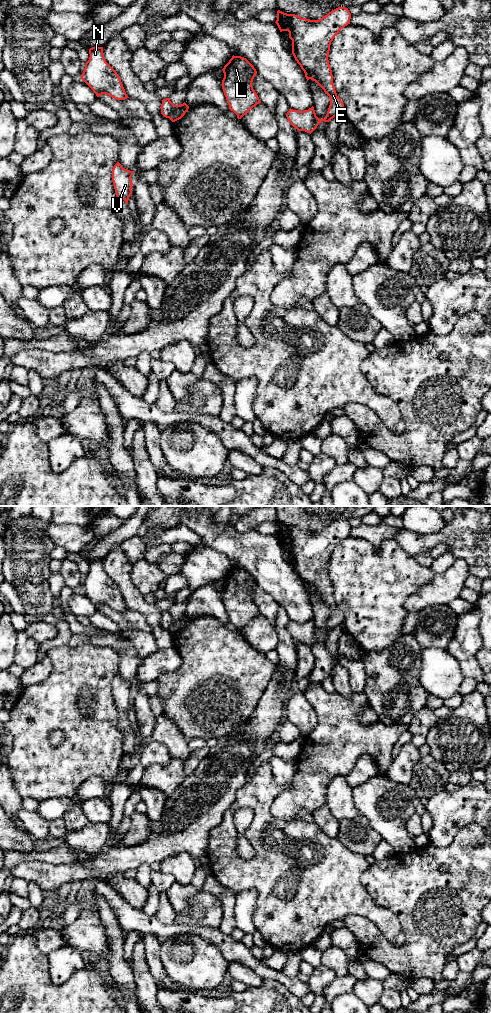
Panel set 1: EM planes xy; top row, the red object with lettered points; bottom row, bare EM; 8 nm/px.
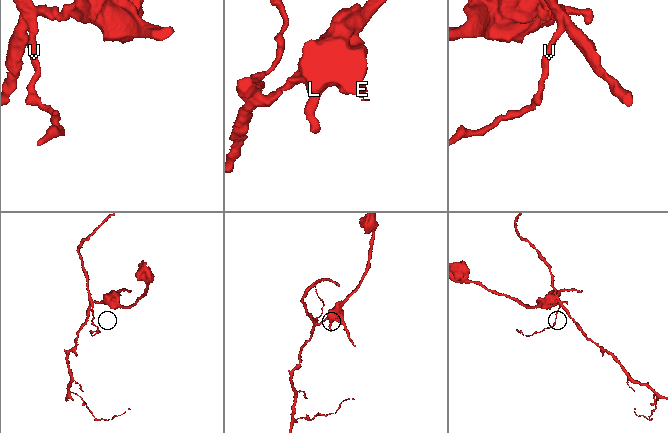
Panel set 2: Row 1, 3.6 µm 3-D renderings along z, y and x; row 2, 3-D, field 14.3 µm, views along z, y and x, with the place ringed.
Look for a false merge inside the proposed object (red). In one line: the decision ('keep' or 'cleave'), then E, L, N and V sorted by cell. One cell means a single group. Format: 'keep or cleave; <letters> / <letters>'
cleave; E L / N V

